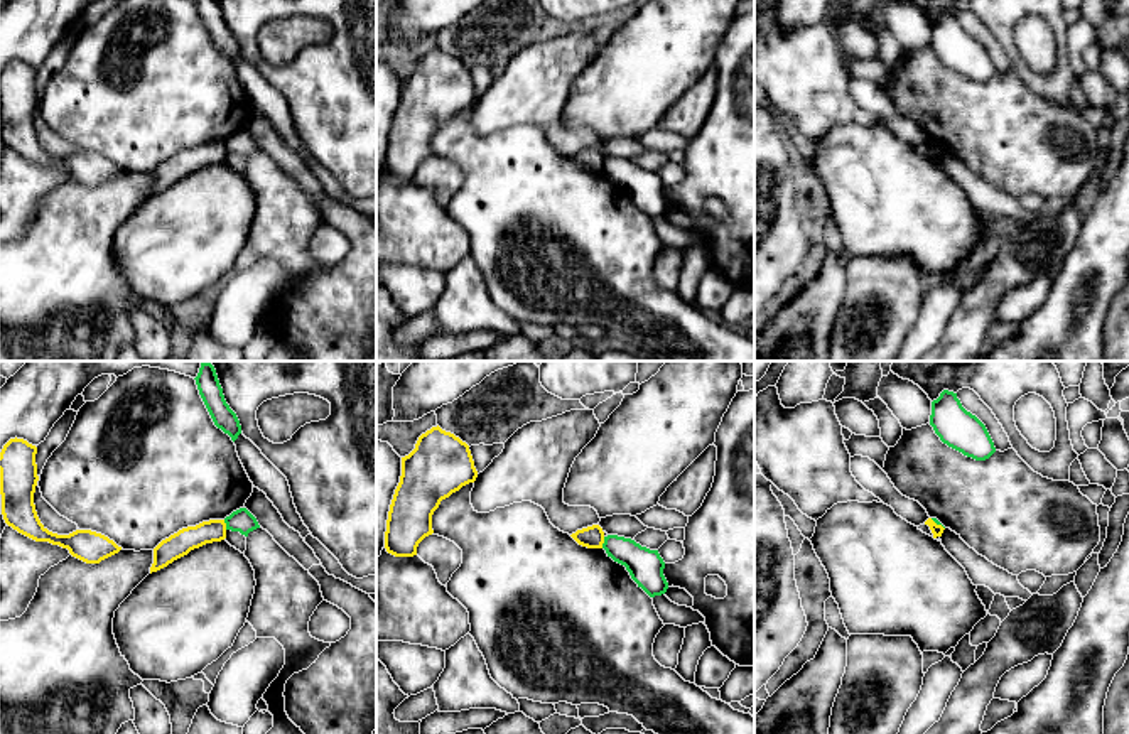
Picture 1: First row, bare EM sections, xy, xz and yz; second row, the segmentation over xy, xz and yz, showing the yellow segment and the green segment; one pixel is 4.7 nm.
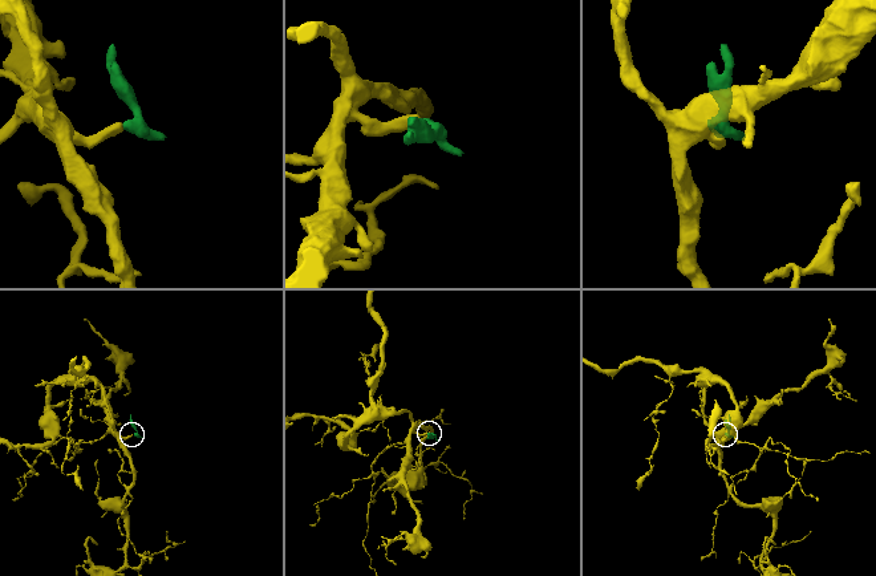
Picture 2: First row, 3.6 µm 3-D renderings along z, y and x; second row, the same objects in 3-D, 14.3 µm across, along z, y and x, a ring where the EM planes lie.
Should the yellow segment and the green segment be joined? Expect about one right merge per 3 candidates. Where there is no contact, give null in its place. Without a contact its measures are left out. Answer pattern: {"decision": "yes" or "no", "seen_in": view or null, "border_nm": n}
{"decision": "no", "seen_in": "xz", "border_nm": 60}

